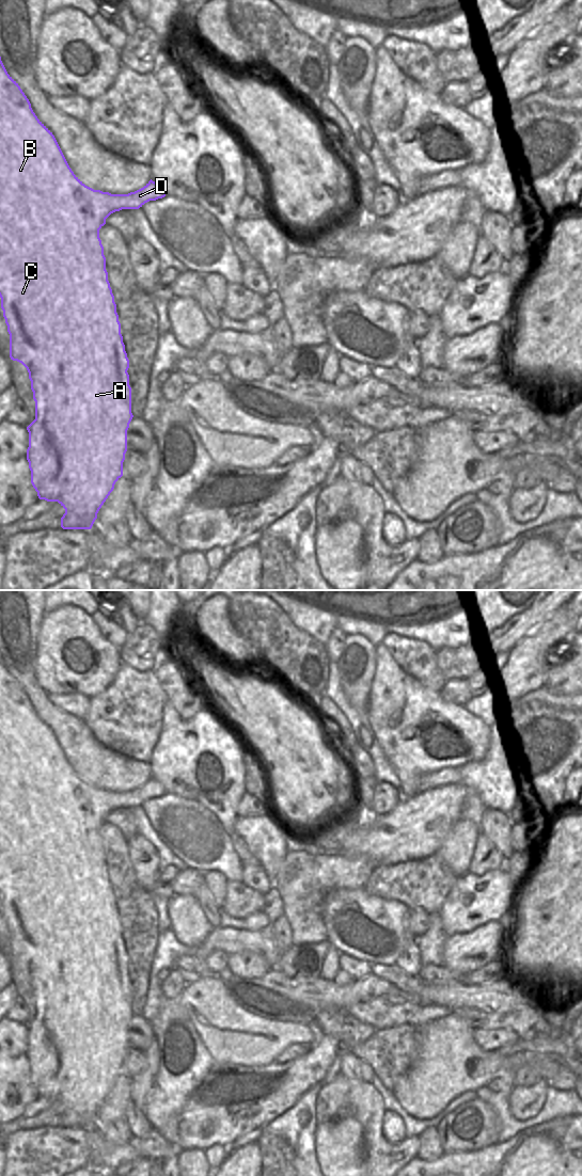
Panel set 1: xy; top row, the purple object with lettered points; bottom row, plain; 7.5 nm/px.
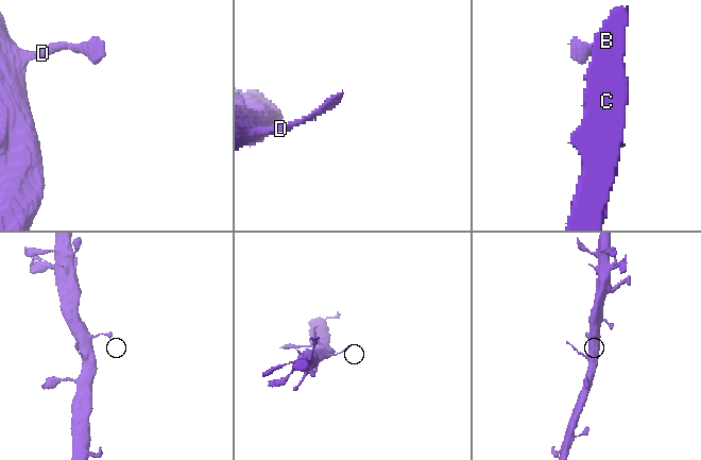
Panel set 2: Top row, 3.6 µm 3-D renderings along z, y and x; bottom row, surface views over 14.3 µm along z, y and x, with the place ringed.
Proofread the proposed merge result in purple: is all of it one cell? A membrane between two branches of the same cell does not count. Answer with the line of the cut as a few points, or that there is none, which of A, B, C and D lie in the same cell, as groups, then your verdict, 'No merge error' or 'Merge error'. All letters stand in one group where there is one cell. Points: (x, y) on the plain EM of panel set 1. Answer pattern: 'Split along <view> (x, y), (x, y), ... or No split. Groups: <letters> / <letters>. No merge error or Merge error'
No split. Groups: A B C D. No merge error.

